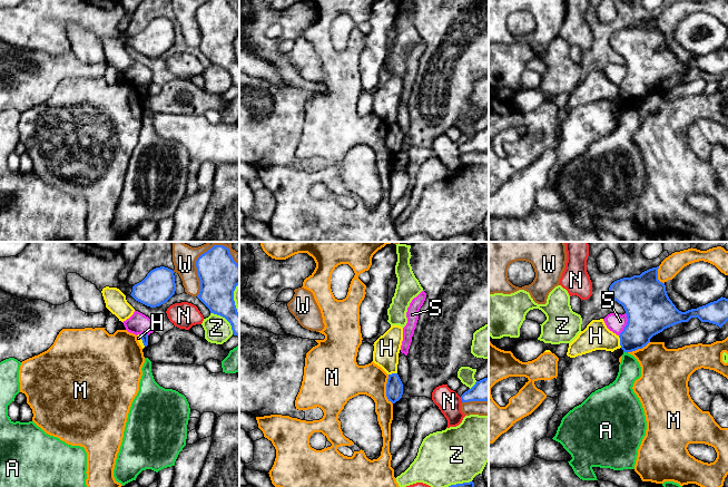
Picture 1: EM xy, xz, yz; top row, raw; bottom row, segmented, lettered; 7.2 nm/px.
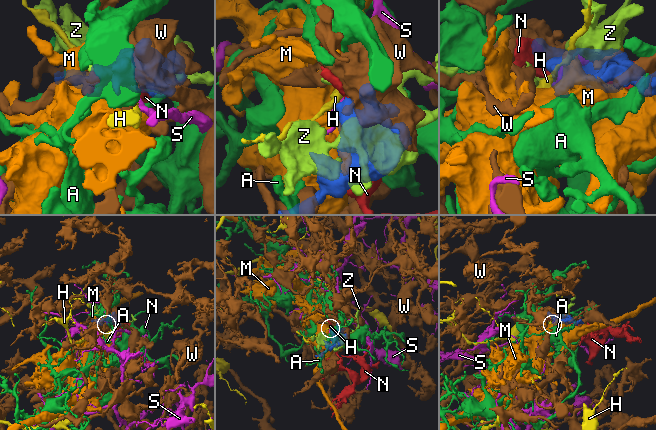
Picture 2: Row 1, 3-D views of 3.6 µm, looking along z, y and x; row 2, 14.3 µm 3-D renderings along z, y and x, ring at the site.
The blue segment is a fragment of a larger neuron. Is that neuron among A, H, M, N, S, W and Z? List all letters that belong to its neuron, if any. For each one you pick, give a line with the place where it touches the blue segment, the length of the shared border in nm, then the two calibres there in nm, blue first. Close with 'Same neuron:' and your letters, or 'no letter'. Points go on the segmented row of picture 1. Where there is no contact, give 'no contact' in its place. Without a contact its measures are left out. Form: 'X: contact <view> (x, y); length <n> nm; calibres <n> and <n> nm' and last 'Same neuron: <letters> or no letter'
Same neuron: no letter

